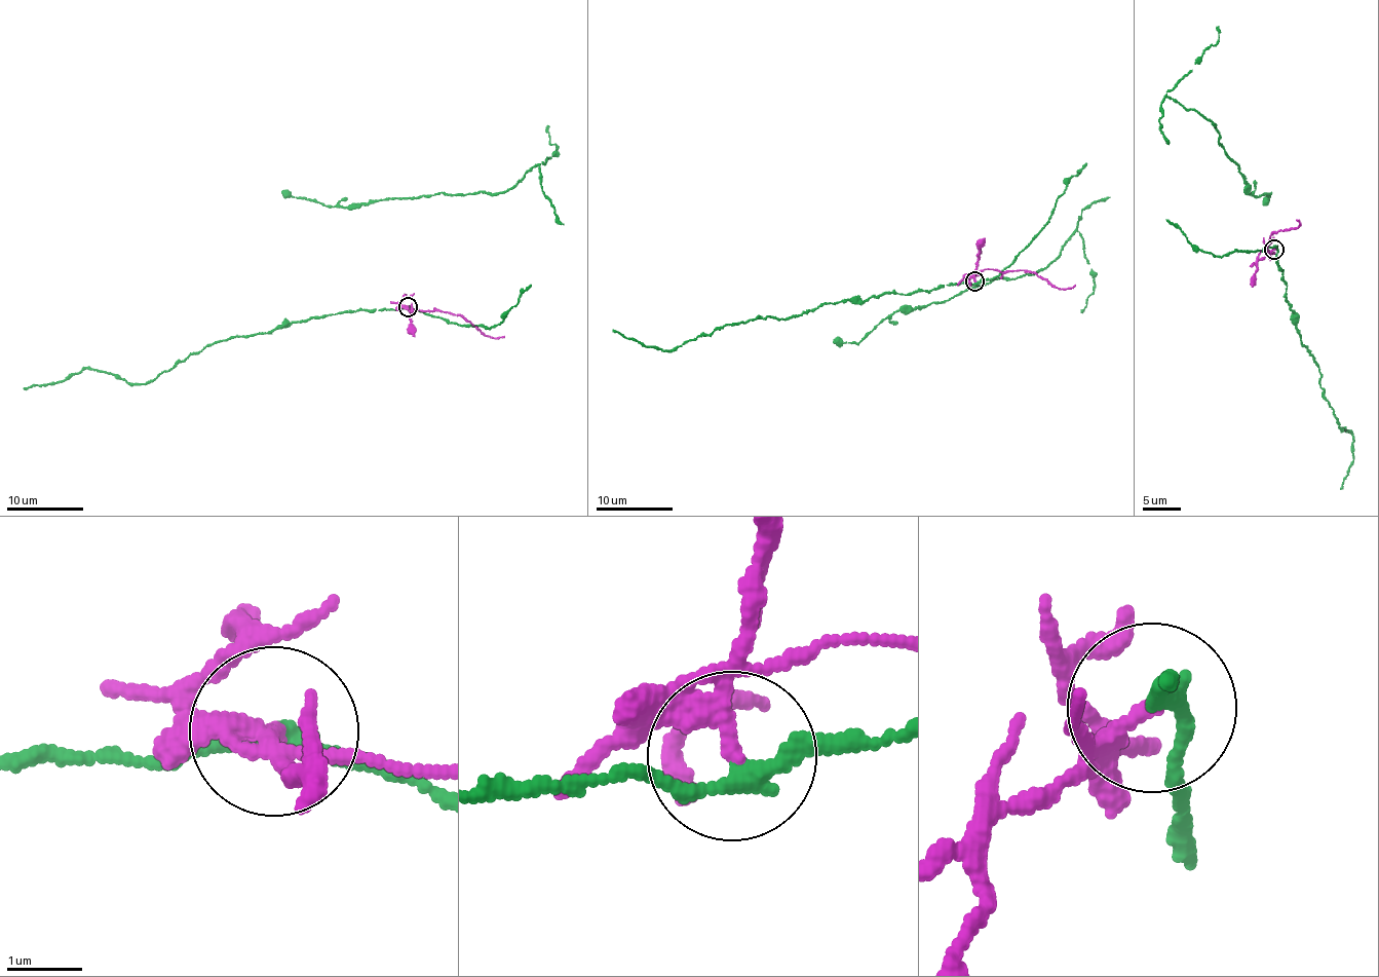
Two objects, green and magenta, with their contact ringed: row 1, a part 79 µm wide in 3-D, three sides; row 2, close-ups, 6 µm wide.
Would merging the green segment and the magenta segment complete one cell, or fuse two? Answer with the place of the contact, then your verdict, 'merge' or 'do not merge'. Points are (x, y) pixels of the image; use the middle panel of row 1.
at (974, 280); do not merge

